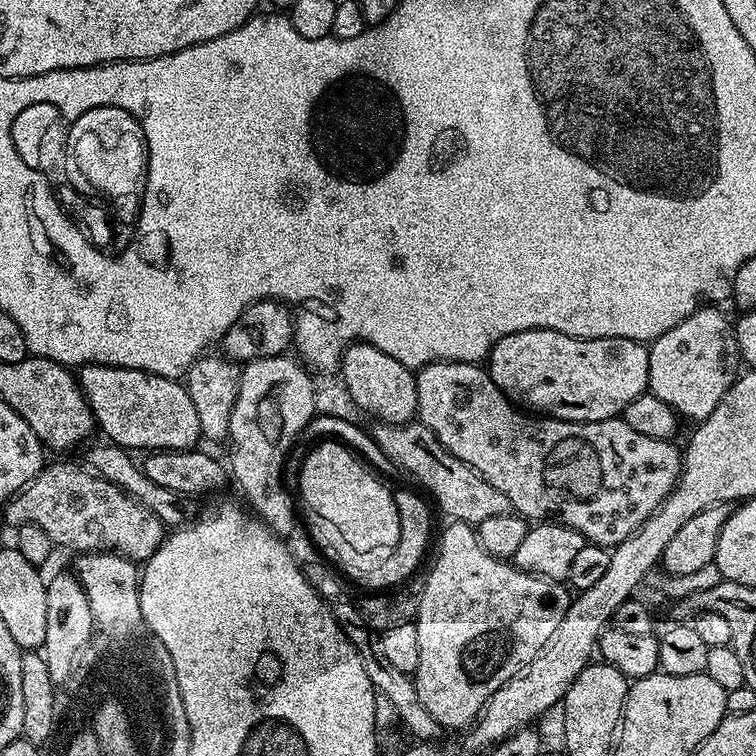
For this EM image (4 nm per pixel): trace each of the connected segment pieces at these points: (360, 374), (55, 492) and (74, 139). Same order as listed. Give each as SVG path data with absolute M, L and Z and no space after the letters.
M357 342L344 351L338 372L361 413L377 416L375 419L381 424L407 424L416 416L416 372L402 366L398 358L382 354L373 344Z
M52 464L40 469L40 473L16 493L3 509L4 520L12 530L24 524L42 526L50 534L53 545L64 548L77 548L77 553L115 552L133 562L146 562L158 550L166 538L166 529L153 512L147 512L136 499L123 492L118 485L112 484L87 467L75 468L72 464Z
M120 104L120 110L86 114L72 130L66 162L66 182L70 190L88 202L88 210L98 220L120 220L120 260L140 240L148 184L152 184L152 140L148 140L148 128L144 128L144 120L139 118L124 104Z

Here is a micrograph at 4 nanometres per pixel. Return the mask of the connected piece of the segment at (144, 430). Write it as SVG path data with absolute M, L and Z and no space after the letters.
M85 364L79 369L80 388L96 420L96 428L104 431L109 441L117 447L134 450L189 451L201 441L201 423L195 413L194 402L187 387L177 379L162 375L150 375L133 368L106 366L105 364Z

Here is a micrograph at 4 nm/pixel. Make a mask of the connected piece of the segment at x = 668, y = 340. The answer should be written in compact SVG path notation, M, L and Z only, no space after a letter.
M697 307L687 320L666 330L648 348L648 392L660 398L677 417L685 416L691 422L714 414L742 368L733 325L716 309L719 307L708 307L712 308Z

